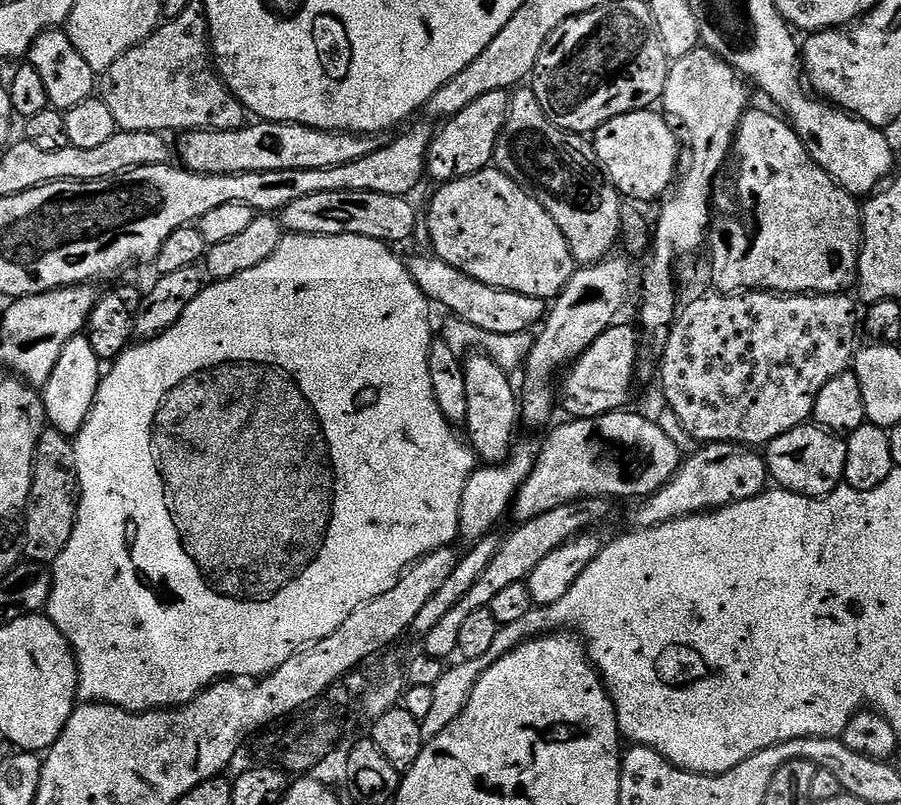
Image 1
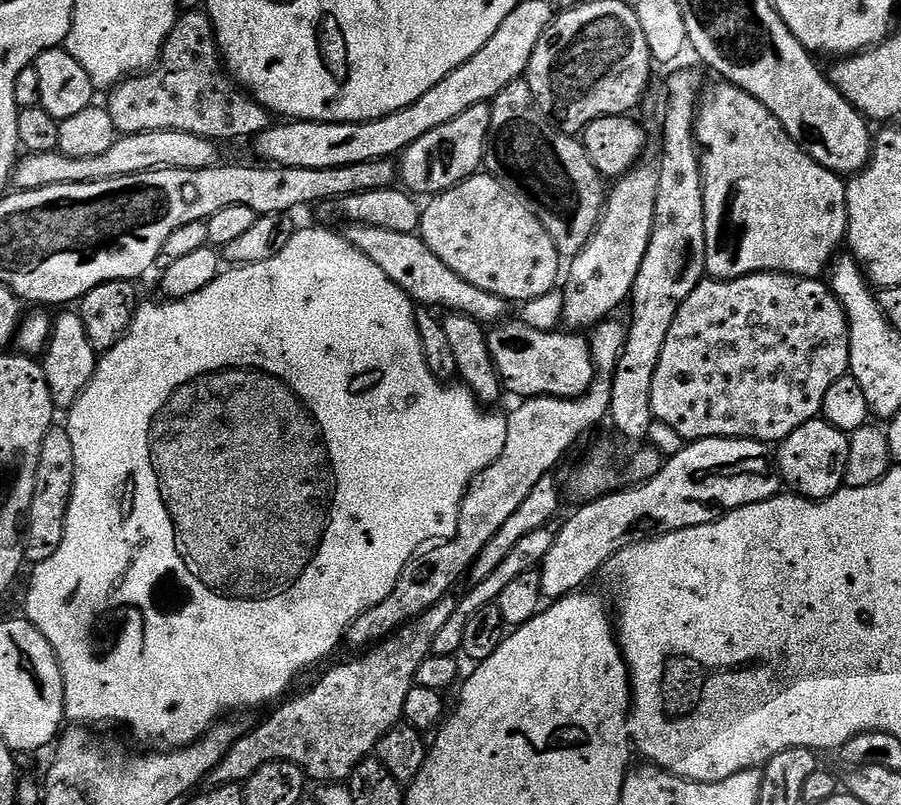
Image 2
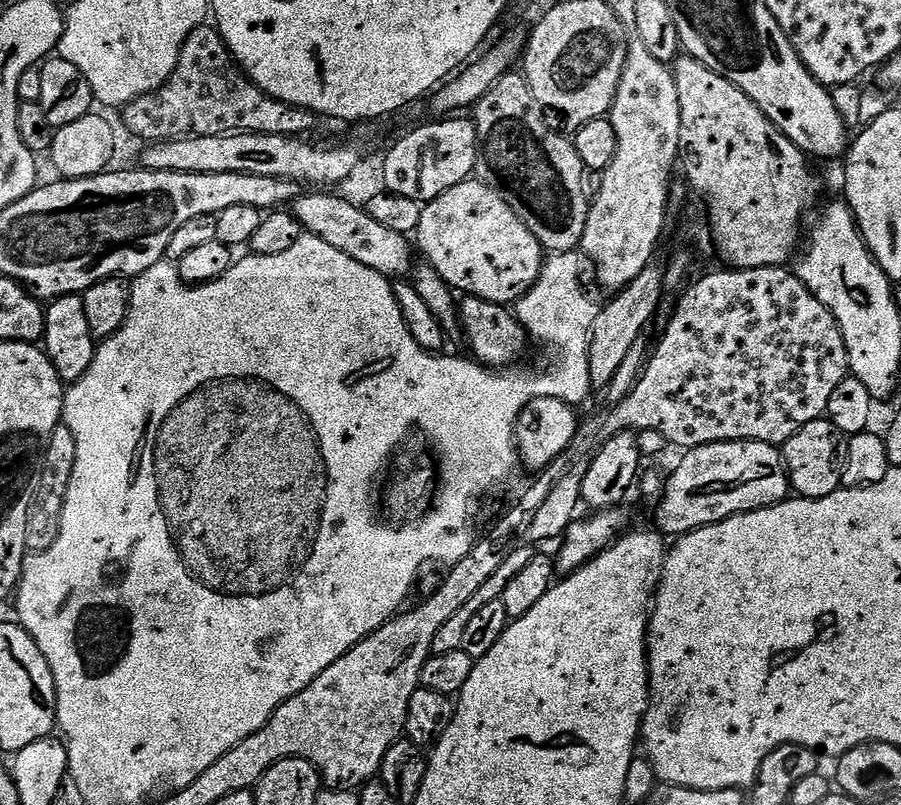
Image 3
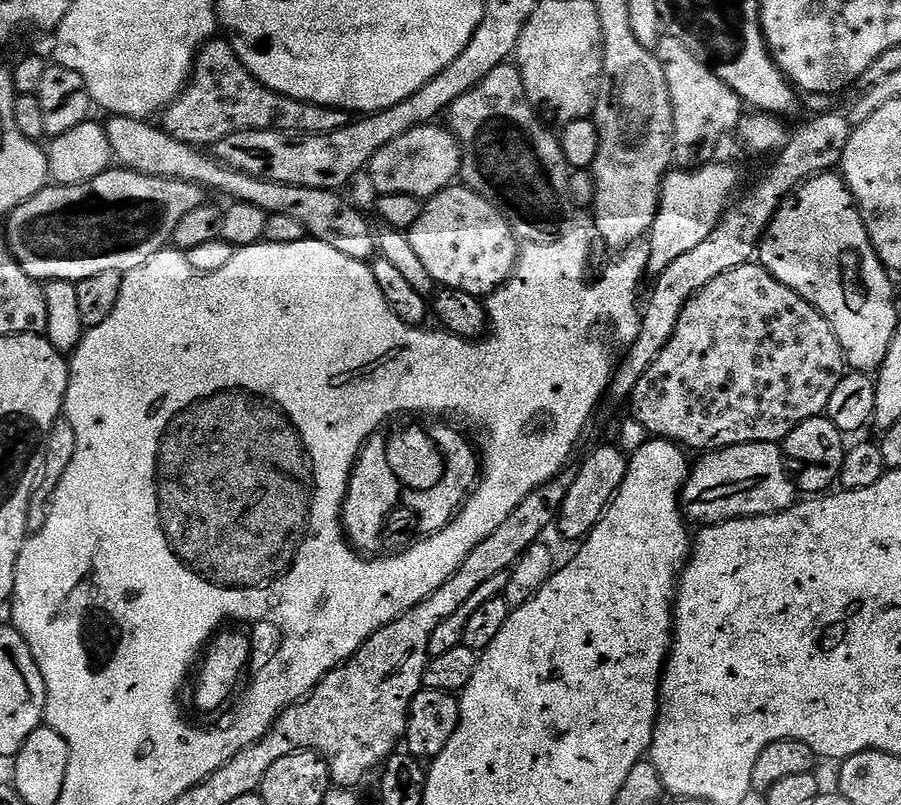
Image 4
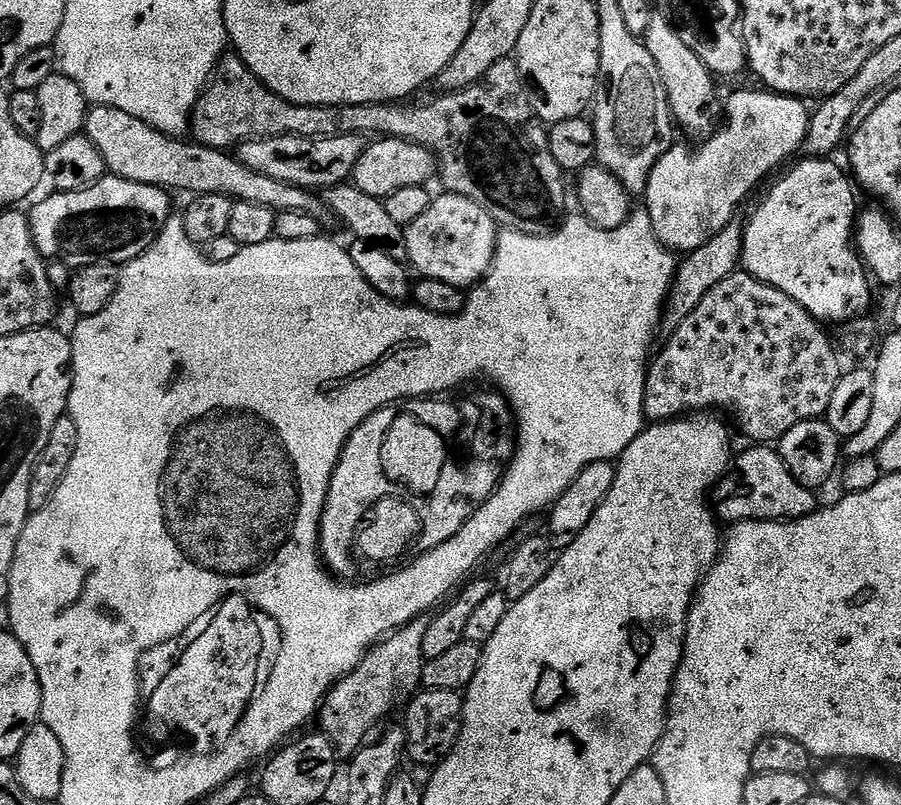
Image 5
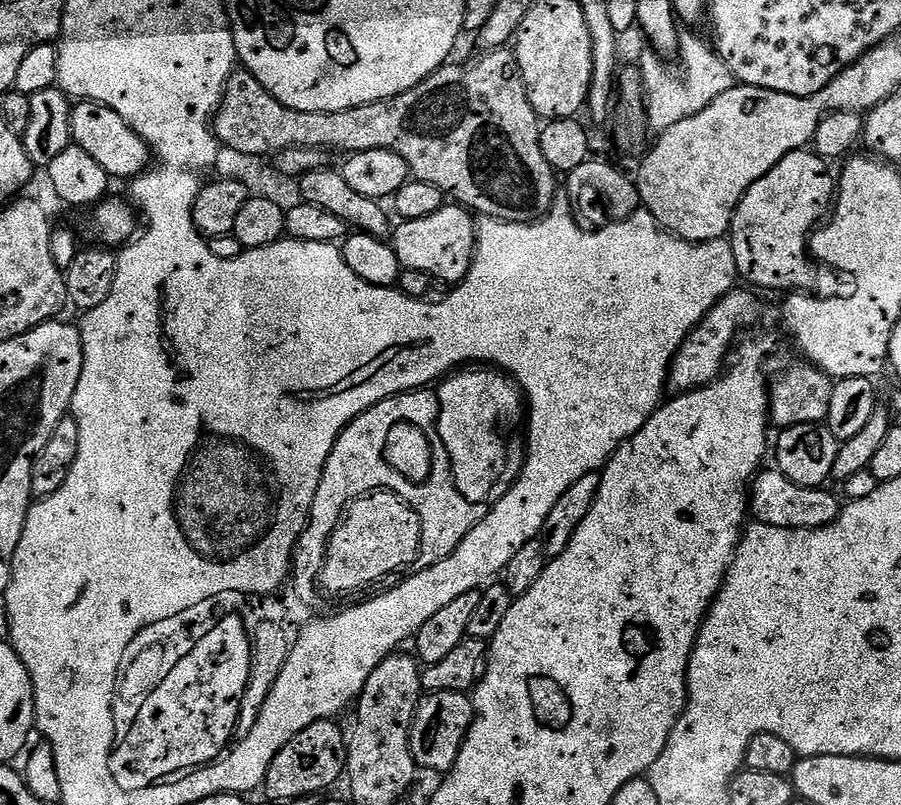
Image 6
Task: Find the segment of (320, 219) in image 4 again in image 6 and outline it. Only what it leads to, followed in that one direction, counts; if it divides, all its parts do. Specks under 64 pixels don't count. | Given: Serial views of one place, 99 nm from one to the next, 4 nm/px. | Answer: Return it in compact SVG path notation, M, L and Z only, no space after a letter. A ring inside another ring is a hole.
M92 100L77 103L72 109L72 144L86 150L102 170L113 180L131 181L137 176L143 176L153 163L154 157L148 143L138 135L114 110L104 104L95 104Z

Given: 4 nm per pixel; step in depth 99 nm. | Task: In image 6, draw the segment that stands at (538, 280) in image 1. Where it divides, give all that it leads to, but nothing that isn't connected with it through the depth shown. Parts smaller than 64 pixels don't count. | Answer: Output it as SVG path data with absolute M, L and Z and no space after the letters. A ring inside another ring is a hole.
M445 203L443 208L434 210L434 214L426 214L426 218L414 218L405 220L395 225L390 236L392 248L398 254L398 262L401 269L422 270L433 281L445 280L448 286L455 286L466 278L466 274L472 265L472 256L476 253L476 229L477 221L469 209L455 203Z

